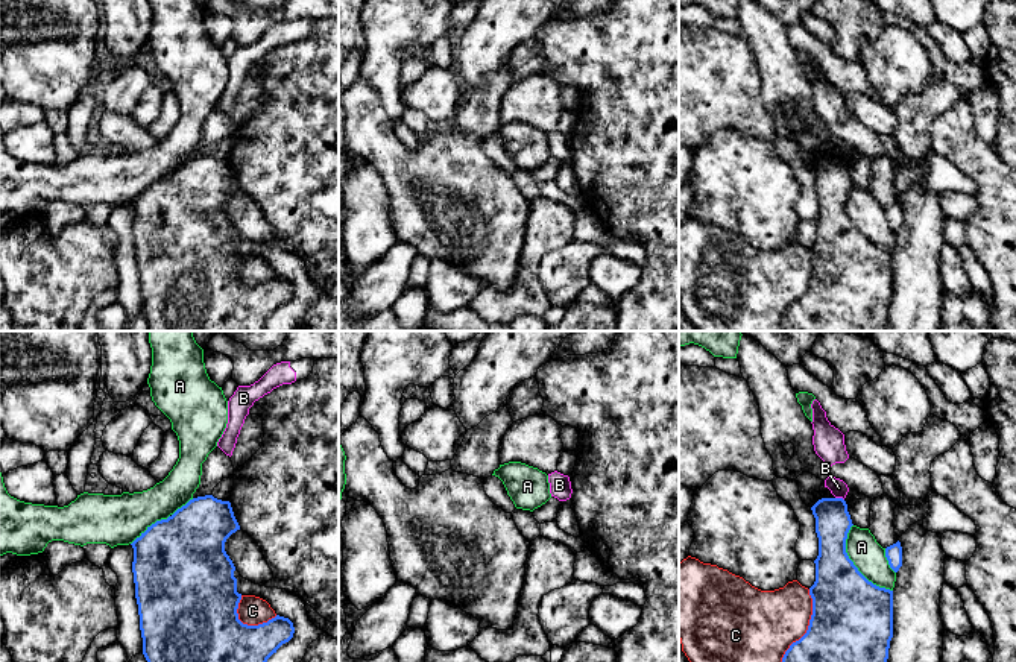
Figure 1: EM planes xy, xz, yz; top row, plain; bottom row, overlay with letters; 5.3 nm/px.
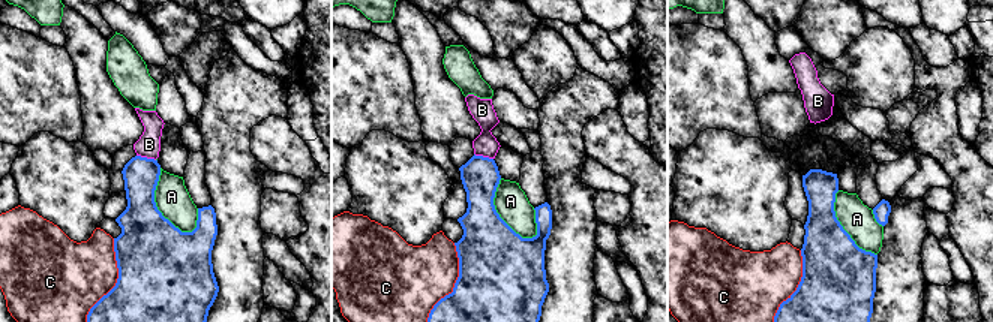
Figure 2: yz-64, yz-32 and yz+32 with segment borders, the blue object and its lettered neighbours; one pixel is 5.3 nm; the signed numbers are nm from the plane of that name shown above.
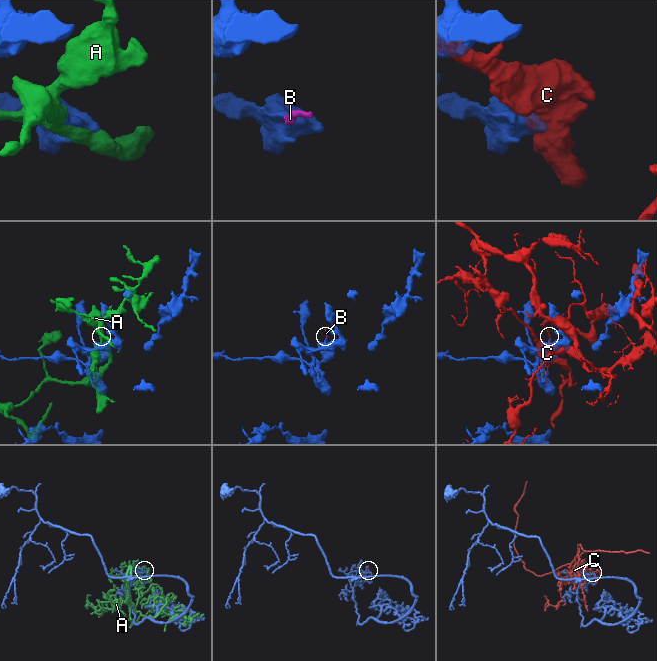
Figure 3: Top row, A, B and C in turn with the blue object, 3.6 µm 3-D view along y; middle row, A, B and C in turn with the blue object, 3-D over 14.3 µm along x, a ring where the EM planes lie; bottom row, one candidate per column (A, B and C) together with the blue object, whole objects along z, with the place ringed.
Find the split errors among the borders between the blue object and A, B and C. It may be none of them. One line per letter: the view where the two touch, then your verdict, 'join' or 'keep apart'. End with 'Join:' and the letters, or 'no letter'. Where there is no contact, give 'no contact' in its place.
A: contact in yz; keep apart
B: contact in yz; keep apart
C: contact in yz; keep apart
Join: no letter

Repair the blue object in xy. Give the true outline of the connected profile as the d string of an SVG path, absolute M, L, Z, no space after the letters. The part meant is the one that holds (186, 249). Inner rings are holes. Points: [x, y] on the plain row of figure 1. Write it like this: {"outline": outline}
{"outline": "M197 156L167 179L156 181L131 205L134 243L143 298L143 314L152 331L264 331L267 319L293 298L289 278L276 275L267 282L248 285L238 279L235 226L225 211L226 199L240 190L229 161Z"}

